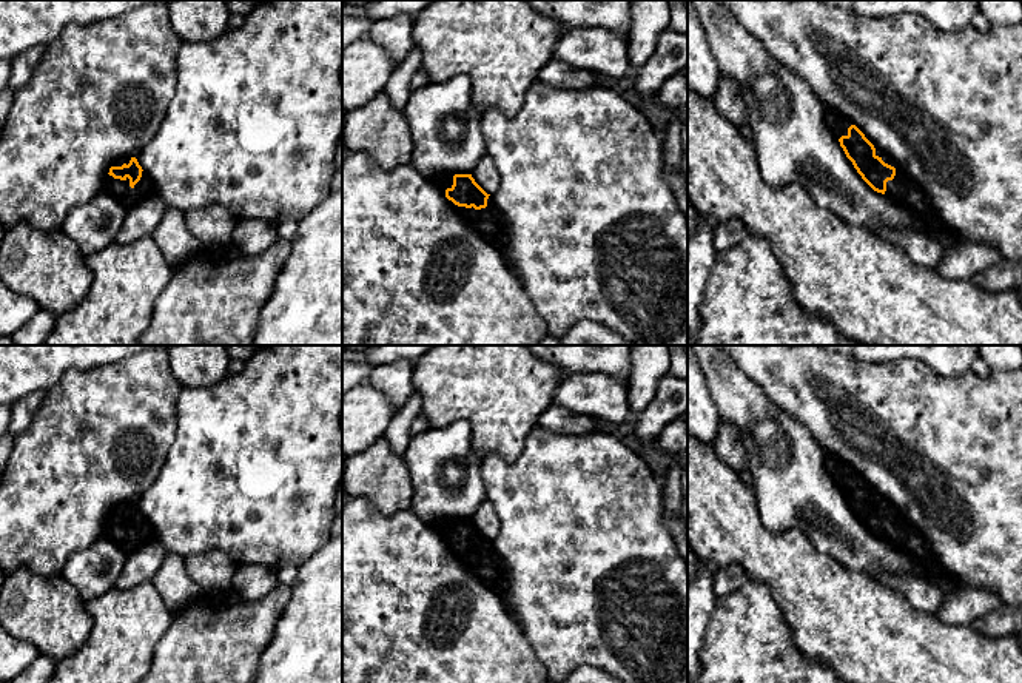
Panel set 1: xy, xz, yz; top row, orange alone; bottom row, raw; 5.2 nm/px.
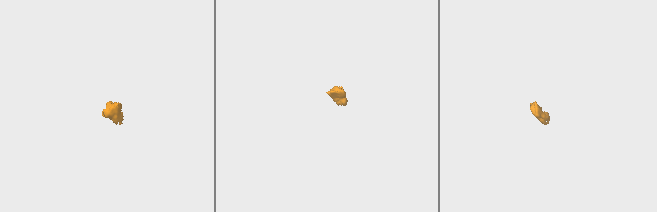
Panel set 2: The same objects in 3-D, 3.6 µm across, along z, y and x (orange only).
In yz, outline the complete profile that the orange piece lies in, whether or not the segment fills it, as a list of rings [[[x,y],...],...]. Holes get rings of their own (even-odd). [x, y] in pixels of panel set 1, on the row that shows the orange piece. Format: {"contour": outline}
{"contour": [[[826,109],[826,123],[857,173],[874,191],[903,205],[931,230],[945,230],[953,237],[960,239],[937,216],[922,188],[902,171],[896,160],[877,150],[851,120]]]}

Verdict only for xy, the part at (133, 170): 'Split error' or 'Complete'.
Split error

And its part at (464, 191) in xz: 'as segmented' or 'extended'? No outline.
extended

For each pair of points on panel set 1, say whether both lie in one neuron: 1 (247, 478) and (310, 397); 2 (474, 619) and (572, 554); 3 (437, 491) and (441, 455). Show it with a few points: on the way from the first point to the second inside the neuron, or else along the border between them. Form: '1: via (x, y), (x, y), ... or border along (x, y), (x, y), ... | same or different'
1: via (256, 458), (265, 449), (270, 437), (290, 417) | same
2: border along (500, 597), (521, 631) | different
3: via (435, 481), (435, 464) | same

